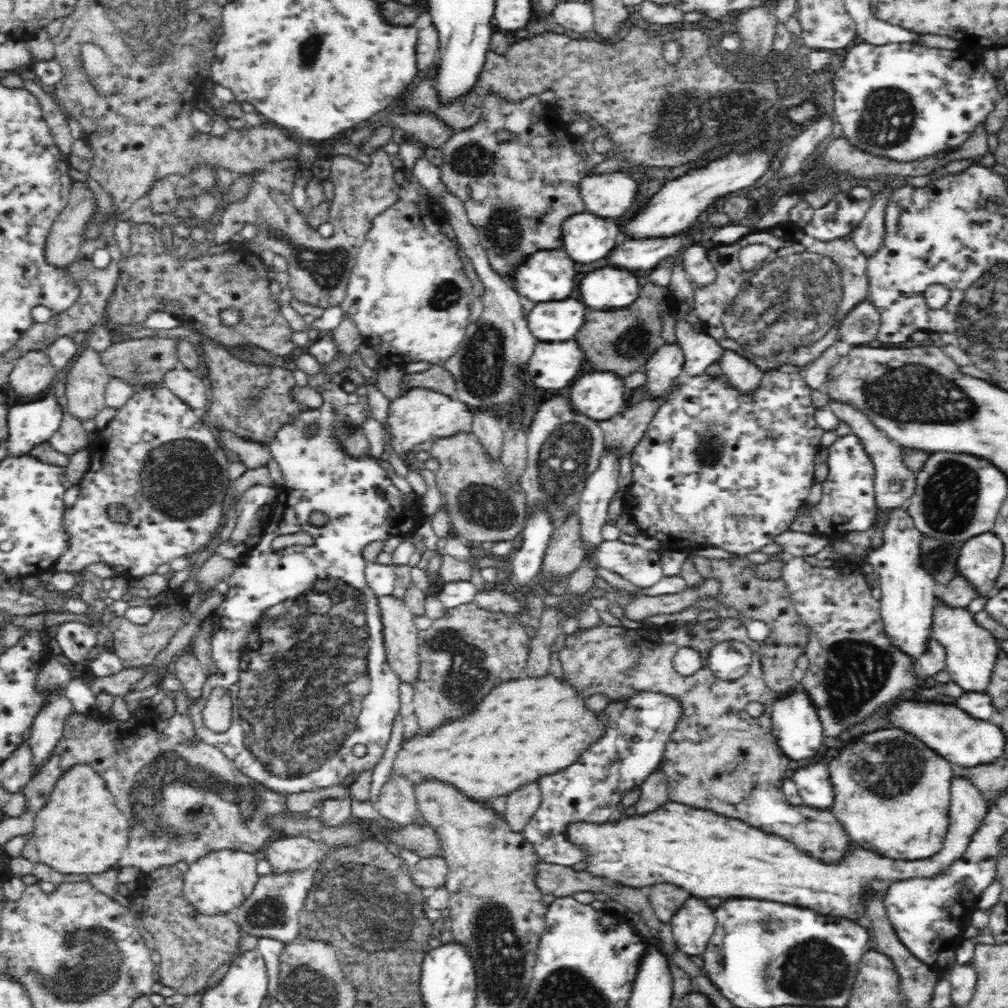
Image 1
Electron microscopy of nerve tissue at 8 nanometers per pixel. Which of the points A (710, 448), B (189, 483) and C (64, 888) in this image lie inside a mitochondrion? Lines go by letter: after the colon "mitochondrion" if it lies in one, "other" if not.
A: mitochondrion
B: mitochondrion
C: other

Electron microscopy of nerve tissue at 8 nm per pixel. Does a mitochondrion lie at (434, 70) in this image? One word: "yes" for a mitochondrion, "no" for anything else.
no

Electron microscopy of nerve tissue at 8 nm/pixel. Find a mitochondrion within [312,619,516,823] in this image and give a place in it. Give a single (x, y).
(465, 673)

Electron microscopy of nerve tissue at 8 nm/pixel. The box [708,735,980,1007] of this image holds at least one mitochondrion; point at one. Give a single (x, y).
(819, 971)

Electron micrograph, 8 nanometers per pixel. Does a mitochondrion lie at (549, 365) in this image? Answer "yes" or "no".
no

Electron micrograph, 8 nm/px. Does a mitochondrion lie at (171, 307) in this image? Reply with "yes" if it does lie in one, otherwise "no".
no

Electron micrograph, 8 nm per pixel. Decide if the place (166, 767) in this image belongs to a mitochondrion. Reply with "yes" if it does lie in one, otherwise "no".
yes

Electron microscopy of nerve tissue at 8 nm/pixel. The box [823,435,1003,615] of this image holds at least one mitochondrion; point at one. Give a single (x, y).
(950, 496)

